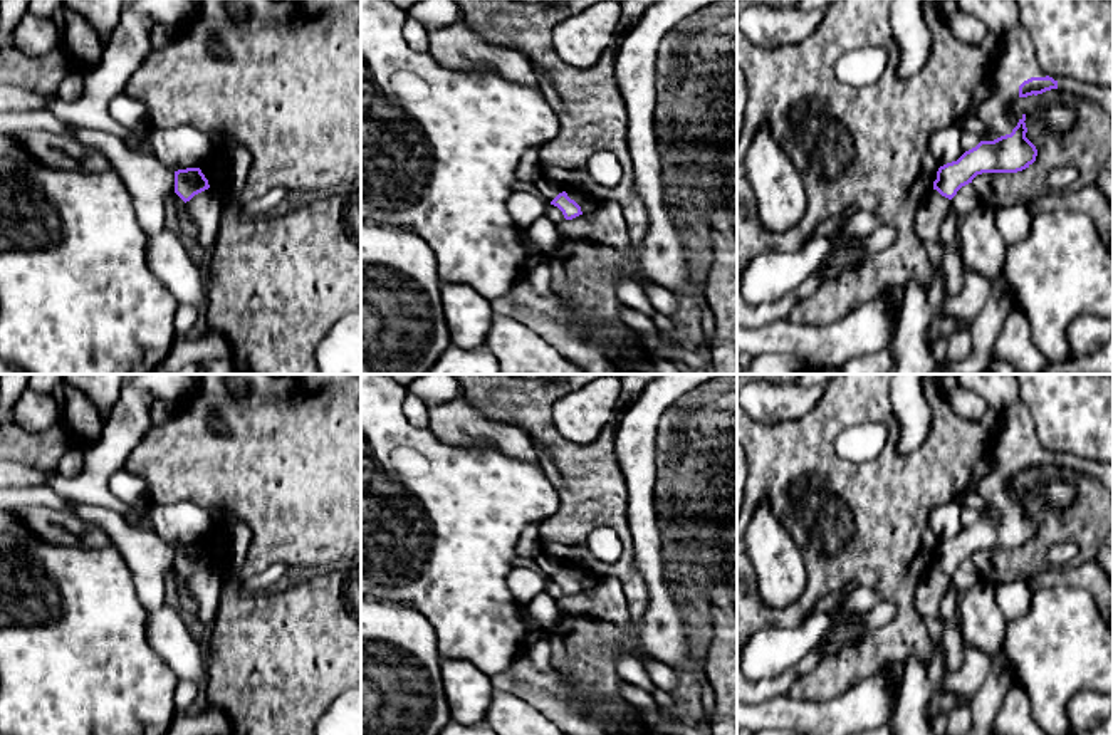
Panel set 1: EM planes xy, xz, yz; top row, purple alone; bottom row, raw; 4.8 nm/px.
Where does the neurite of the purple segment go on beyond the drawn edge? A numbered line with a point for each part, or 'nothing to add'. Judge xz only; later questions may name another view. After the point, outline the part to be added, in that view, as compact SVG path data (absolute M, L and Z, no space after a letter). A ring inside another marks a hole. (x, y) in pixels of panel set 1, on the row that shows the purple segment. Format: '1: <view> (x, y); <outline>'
nothing to add

